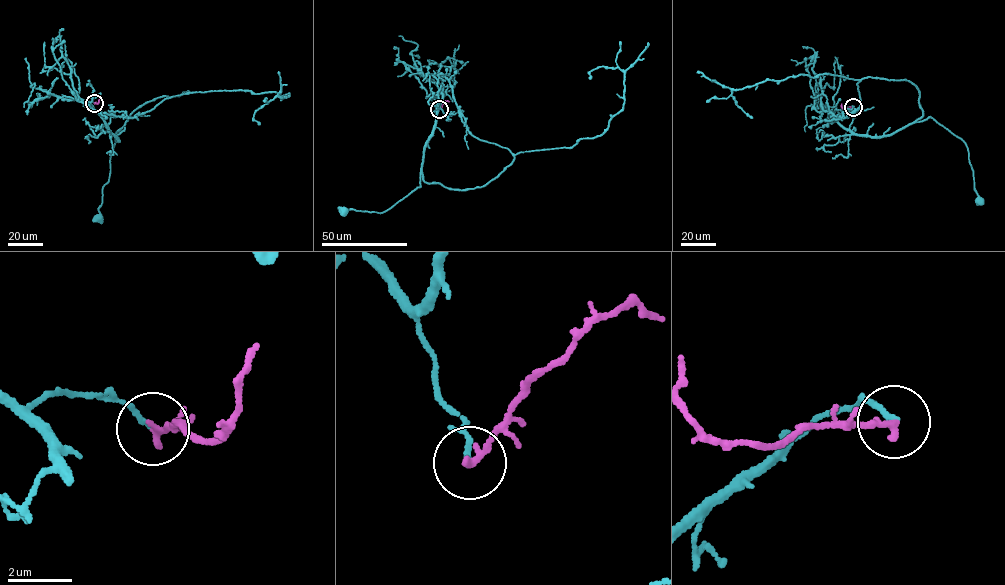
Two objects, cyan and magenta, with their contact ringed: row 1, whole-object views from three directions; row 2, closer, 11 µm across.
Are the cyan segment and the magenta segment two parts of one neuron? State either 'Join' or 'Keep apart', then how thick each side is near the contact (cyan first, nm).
Keep apart. Thickness 120 nm (cyan) against 240 nm

